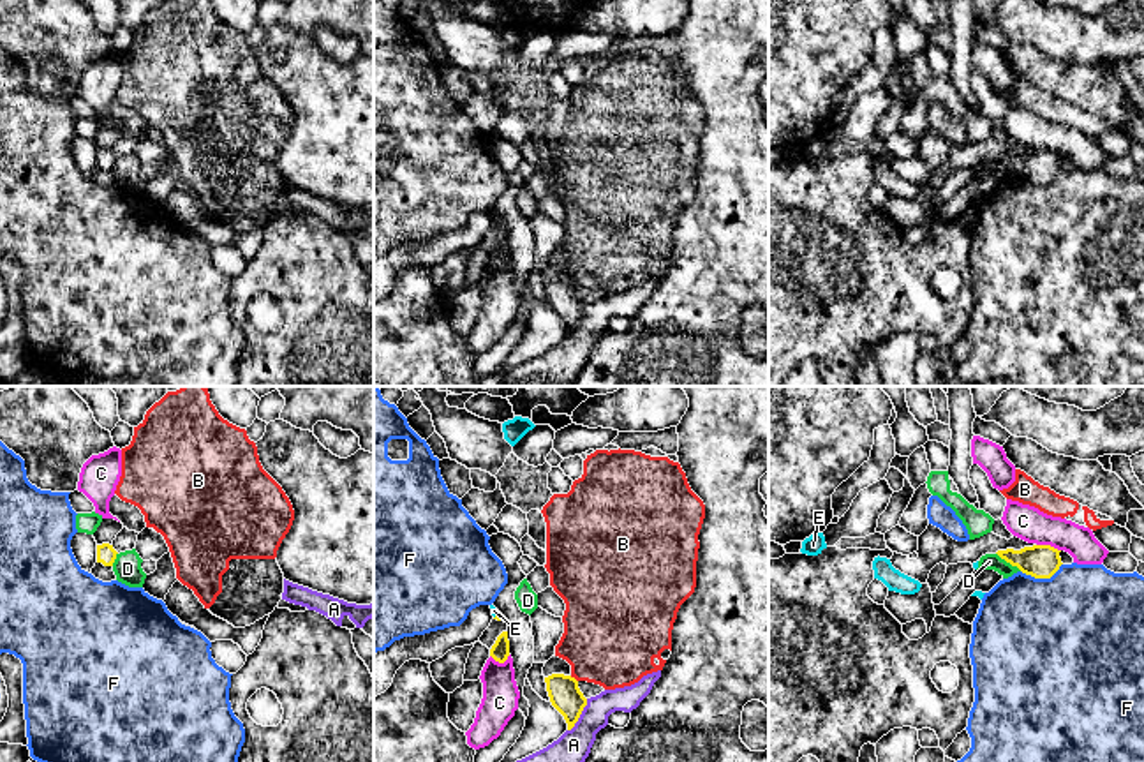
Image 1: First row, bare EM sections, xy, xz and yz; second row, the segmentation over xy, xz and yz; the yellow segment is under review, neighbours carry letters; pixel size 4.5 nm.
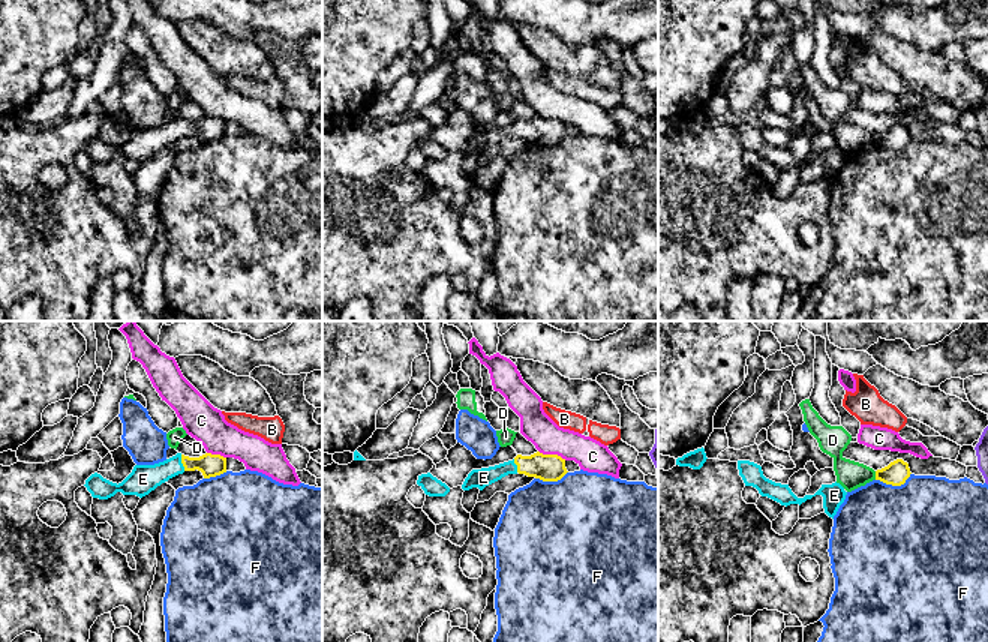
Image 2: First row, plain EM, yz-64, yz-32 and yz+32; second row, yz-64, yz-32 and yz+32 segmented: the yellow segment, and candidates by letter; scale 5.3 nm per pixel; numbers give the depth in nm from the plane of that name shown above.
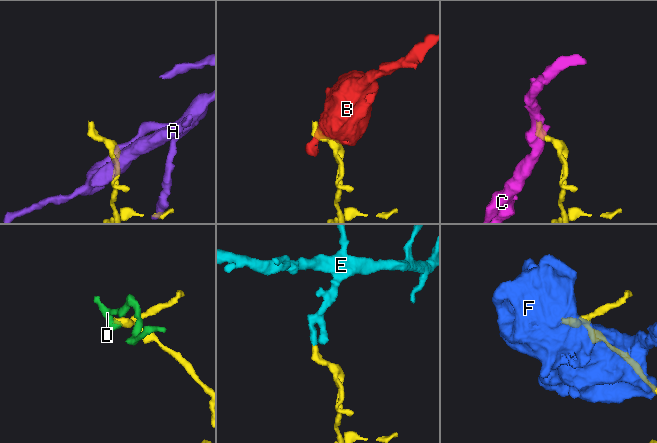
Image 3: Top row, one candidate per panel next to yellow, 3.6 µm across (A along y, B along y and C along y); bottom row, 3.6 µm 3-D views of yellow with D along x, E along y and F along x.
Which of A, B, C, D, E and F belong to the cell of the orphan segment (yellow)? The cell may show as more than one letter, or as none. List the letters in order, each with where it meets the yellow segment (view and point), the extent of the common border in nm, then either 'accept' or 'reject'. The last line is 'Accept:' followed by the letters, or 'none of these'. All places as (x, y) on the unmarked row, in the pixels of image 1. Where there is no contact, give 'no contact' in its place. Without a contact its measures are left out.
A: contact xz (580, 318); length 180 nm; reject
B: contact xz (573, 283); length 50 nm; reject
C: contact yz (1049, 150); length 120 nm; reject
D: contact yz (1009, 166); length 150 nm; reject
E: contact xz (496, 221); length 40 nm; accept
F: contact yz (1042, 182); length 200 nm; reject
Accept: E

